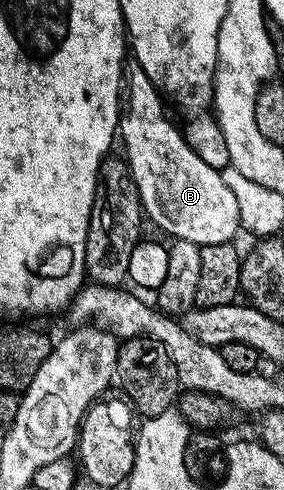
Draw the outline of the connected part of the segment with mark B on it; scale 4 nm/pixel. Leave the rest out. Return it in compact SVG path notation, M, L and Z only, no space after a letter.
M135 58L129 59L124 65L122 73L122 95L120 97L120 123L118 125L118 140L124 143L124 156L128 159L128 172L132 175L132 180L136 183L136 192L140 195L140 204L144 207L144 212L161 228L164 232L169 232L169 237L185 240L186 242L194 242L198 245L206 244L226 244L229 243L235 234L236 228L238 232L238 217L236 215L236 199L234 194L230 194L230 190L222 182L220 172L215 168L206 166L206 162L202 162L202 158L198 158L194 155L191 148L187 143L178 135L178 128L171 124L170 121L164 117L164 104L161 93L156 91L156 87L150 82L150 78L146 78L146 70L142 70L142 66Z

